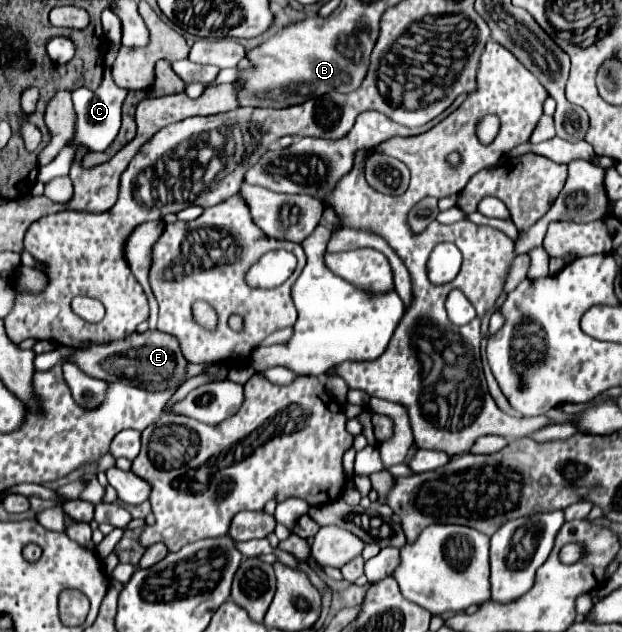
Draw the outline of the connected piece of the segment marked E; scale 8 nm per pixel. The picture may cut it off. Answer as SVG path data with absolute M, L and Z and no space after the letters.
M160 331L132 333L130 337L120 341L80 347L80 349L74 349L74 353L66 361L78 363L80 371L84 371L88 377L102 379L108 383L122 381L146 391L164 391L178 385L188 365L188 361L180 353L178 341L172 335L166 335Z

